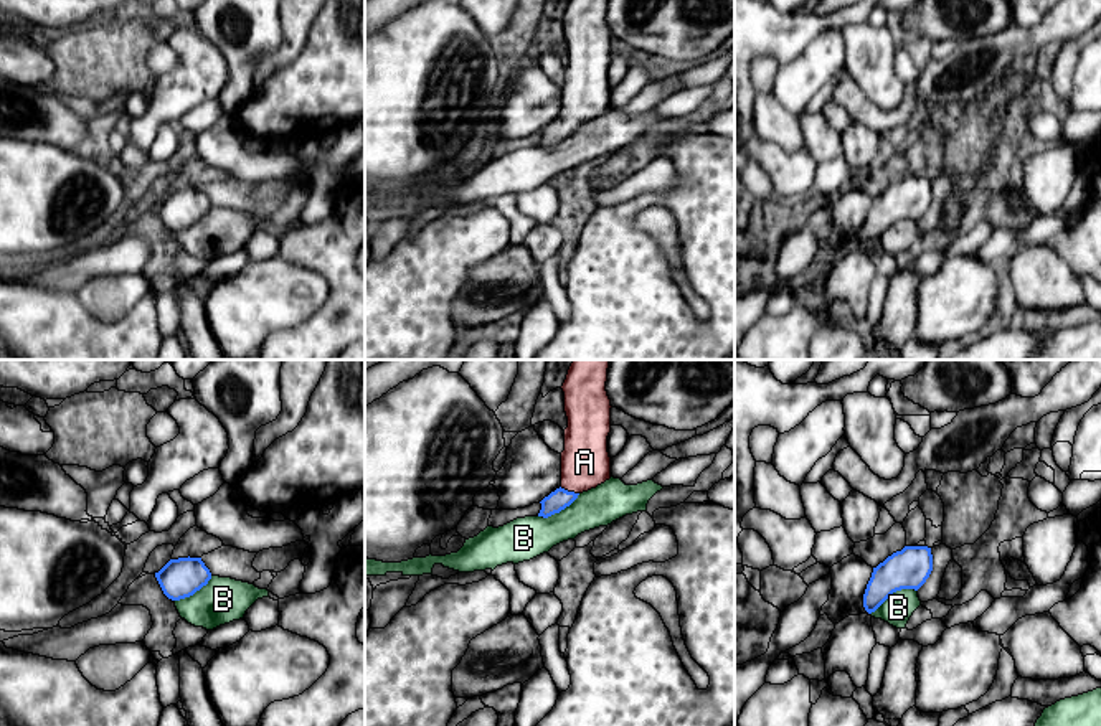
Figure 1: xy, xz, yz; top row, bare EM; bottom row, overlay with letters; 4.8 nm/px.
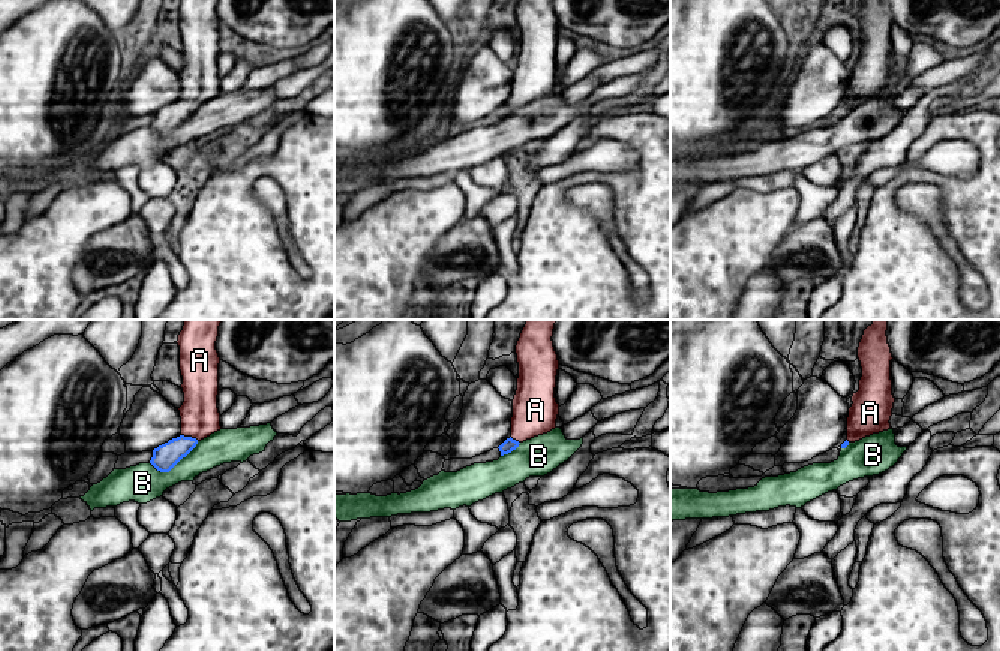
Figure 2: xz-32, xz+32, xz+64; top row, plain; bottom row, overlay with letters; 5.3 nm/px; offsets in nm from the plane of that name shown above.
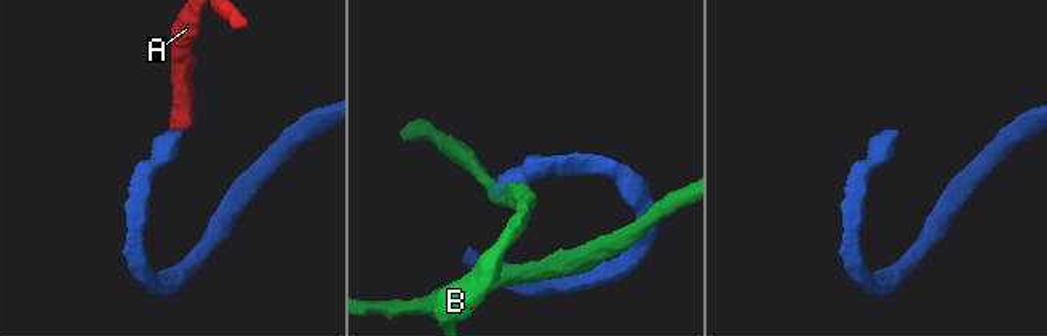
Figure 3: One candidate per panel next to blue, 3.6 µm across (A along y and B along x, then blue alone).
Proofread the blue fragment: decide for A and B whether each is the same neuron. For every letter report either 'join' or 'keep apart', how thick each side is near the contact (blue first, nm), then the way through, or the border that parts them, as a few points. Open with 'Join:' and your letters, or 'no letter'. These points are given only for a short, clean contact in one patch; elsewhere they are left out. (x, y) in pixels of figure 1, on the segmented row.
Join: A
A: join; calibres 100 and 240 nm; way xz (560, 499), (570, 492), (585, 462)
B: keep apart; calibres 200 and 150 nm

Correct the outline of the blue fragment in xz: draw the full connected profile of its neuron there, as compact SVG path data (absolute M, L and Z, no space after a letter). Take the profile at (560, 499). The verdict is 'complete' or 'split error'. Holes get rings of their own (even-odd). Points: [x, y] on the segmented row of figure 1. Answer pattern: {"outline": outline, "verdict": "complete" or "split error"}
{"outline": "M573 360L561 386L565 393L565 450L561 487L545 497L538 516L548 518L569 507L579 493L611 478L607 436L611 399L606 391L611 360Z", "verdict": "split error"}

